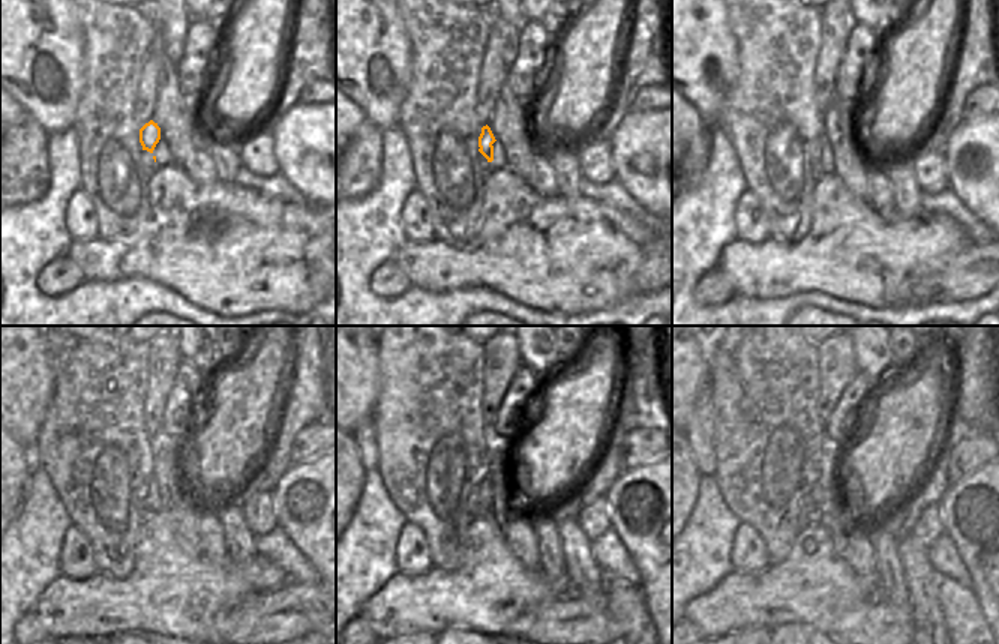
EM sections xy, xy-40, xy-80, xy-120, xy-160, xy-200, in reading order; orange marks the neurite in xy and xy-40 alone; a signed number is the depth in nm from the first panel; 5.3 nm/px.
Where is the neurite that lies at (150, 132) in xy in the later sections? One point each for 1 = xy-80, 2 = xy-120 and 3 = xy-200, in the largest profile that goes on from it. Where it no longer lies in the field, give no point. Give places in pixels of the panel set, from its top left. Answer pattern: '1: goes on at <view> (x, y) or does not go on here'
1: goes on at xy-80 (821, 150)
2: goes on at xy-120 (147, 496)
3: goes on at xy-200 (809, 509)

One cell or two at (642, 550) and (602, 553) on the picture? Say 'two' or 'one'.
two

